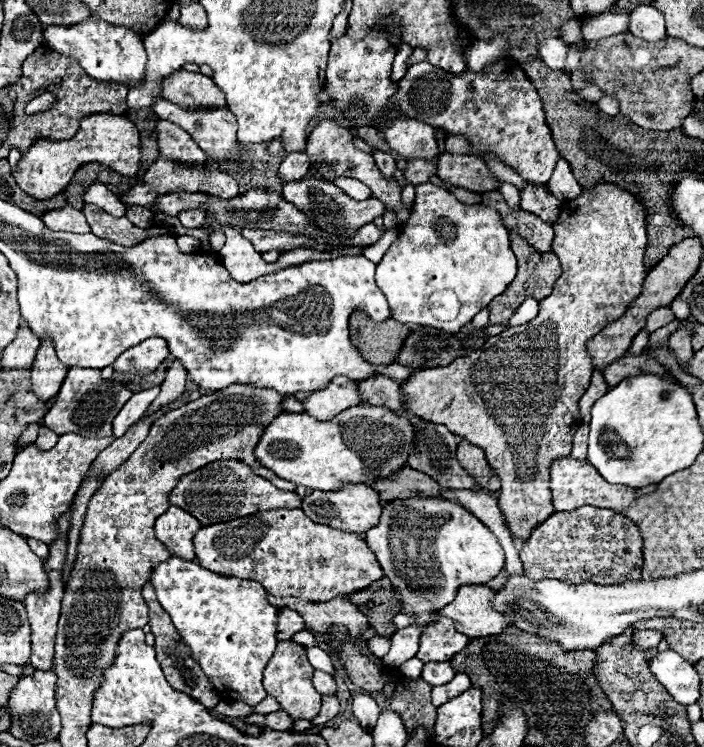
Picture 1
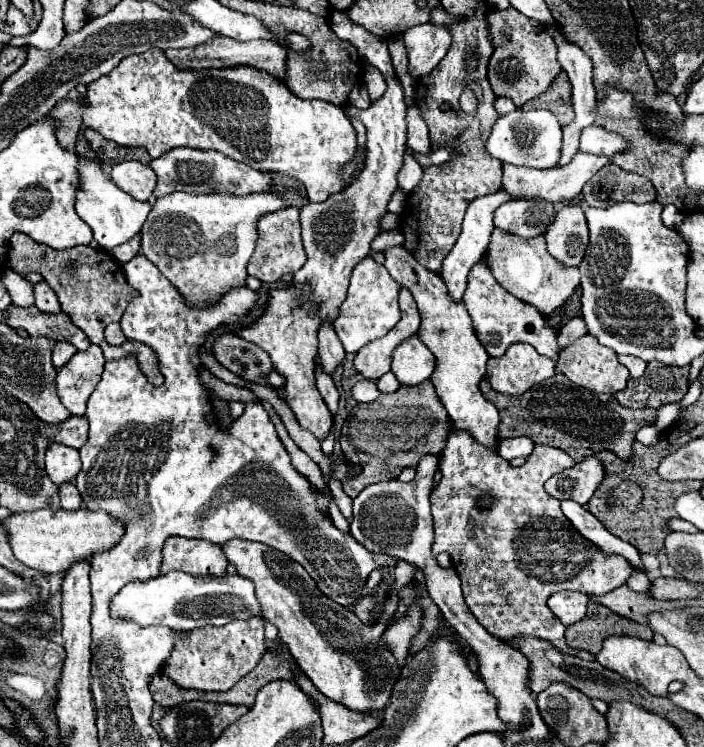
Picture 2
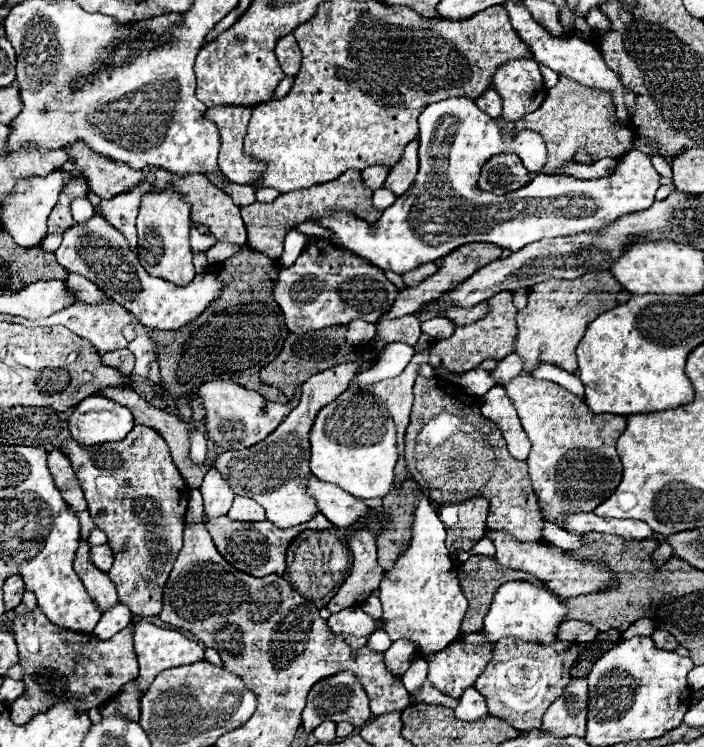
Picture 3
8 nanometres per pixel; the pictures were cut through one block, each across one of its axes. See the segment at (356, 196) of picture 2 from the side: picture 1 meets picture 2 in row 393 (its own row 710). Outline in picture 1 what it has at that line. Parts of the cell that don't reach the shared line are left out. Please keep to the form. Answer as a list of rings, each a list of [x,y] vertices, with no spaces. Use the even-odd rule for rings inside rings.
[[[282,640],[276,646],[276,652],[264,670],[264,688],[270,696],[278,700],[280,708],[286,710],[288,716],[292,716],[294,720],[296,718],[312,720],[320,712],[320,704],[322,704],[322,696],[316,692],[312,684],[312,674],[314,674],[314,668],[308,662],[306,648],[296,642]]]

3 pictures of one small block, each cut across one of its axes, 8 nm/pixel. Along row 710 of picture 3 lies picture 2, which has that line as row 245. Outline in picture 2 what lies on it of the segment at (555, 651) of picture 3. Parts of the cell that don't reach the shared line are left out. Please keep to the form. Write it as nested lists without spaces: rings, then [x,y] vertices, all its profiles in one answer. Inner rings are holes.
[[[494,228],[490,246],[486,250],[484,262],[492,270],[494,278],[502,288],[506,288],[510,294],[514,294],[518,300],[534,306],[542,316],[552,314],[556,308],[560,308],[576,290],[580,284],[580,272],[578,268],[564,268],[560,266],[546,250],[544,236],[536,238],[520,238],[516,234],[508,234],[504,230]]]

